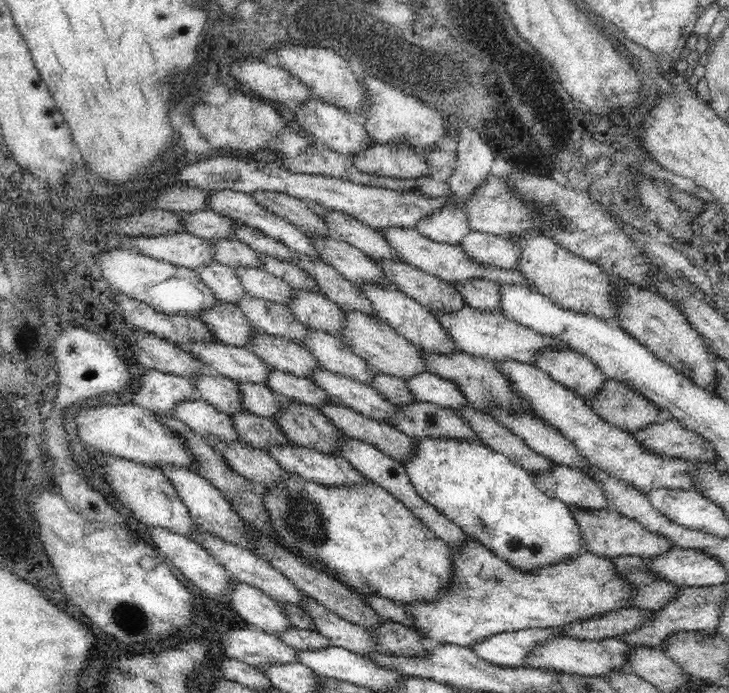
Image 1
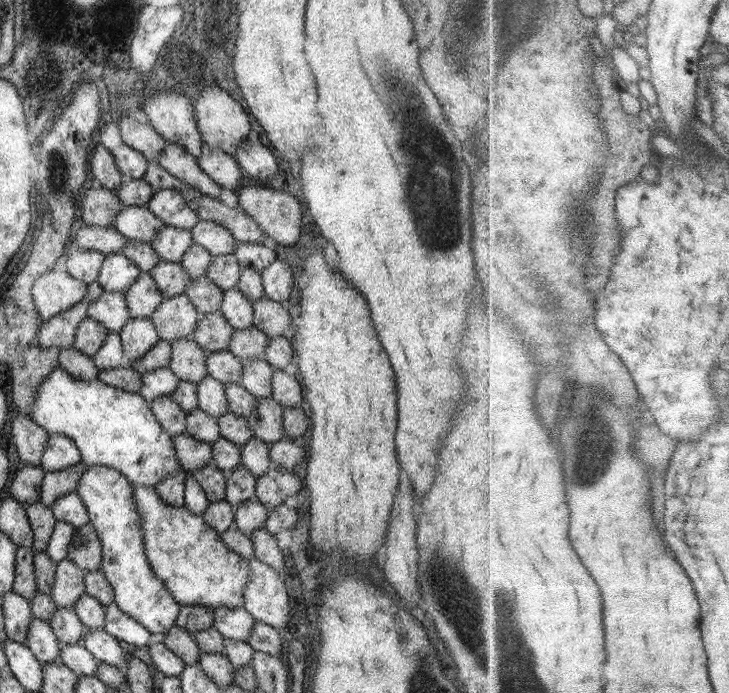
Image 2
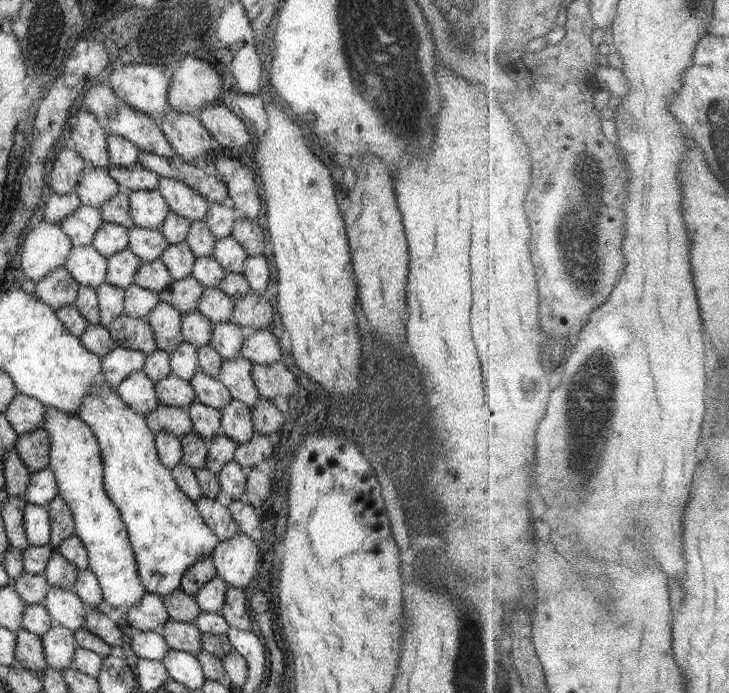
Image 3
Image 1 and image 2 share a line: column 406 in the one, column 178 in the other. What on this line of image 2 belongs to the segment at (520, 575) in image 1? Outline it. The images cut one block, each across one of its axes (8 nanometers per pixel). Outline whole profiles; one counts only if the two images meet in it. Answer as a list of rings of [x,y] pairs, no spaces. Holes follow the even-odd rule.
[[[86,466],[76,492],[81,496],[90,524],[101,540],[102,562],[99,569],[112,586],[114,603],[152,634],[167,634],[175,625],[181,605],[174,600],[150,566],[131,483],[112,468]]]

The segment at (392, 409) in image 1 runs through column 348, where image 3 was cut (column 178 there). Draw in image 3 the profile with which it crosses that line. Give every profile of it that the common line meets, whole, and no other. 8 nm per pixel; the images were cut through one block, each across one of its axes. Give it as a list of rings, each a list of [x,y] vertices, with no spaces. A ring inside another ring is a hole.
[[[168,375],[154,383],[155,393],[159,404],[187,408],[195,400],[195,390],[189,381],[182,380],[176,375]]]

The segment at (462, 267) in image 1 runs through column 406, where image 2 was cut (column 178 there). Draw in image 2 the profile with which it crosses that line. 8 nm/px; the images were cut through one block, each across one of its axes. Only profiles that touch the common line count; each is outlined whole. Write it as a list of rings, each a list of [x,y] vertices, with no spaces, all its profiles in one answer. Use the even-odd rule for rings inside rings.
[[[166,225],[166,228],[156,233],[150,243],[161,260],[179,263],[192,243],[191,232]]]

